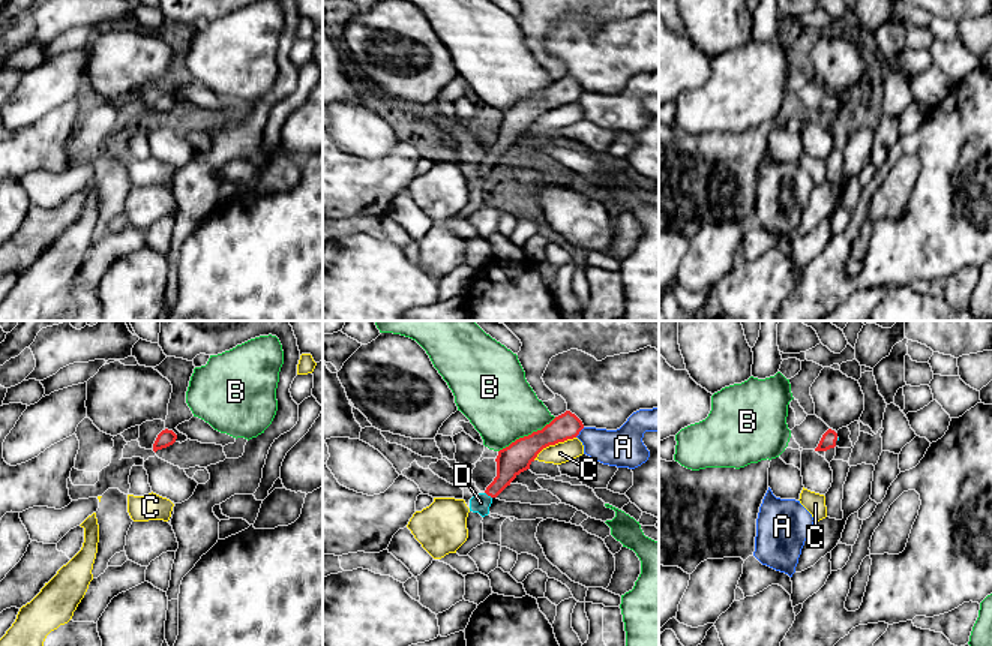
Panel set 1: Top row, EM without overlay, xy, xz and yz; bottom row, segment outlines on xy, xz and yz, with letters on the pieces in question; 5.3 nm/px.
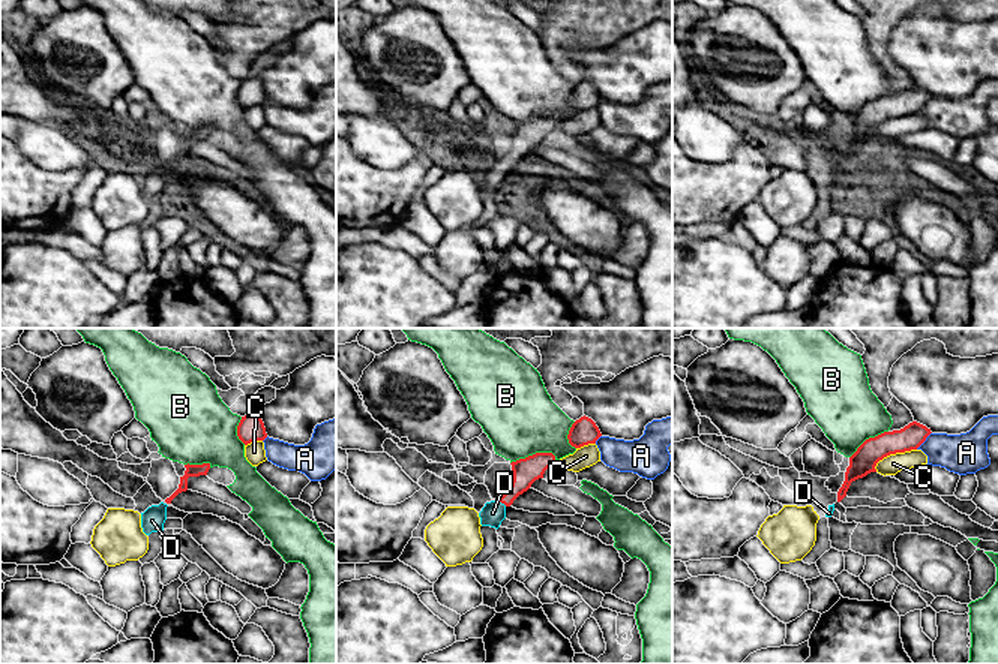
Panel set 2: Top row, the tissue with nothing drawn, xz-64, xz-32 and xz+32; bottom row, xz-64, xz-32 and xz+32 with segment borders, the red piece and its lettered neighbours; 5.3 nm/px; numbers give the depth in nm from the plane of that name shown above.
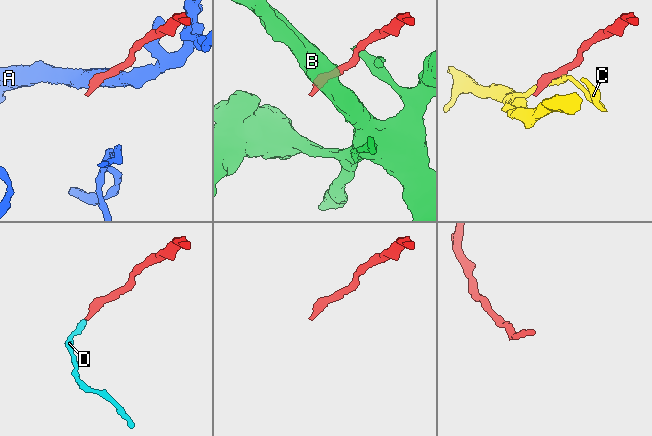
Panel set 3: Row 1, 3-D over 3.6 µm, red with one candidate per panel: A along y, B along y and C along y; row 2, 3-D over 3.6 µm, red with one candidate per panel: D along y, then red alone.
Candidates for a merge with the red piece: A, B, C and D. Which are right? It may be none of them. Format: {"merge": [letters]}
{"merge": ["D"]}

